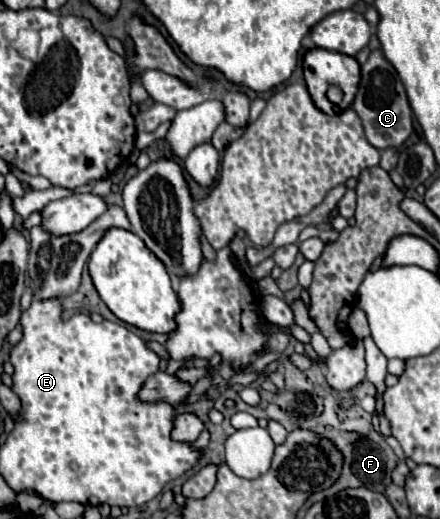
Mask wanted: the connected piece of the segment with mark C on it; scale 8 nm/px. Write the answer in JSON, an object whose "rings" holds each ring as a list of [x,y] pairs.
{"rings":[[[377,49],[369,55],[365,65],[361,65],[361,85],[359,91],[351,103],[355,113],[359,115],[367,141],[377,147],[379,151],[387,147],[399,147],[413,131],[411,121],[411,107],[405,95],[405,87],[395,71],[395,67],[383,57],[383,53]]]}

